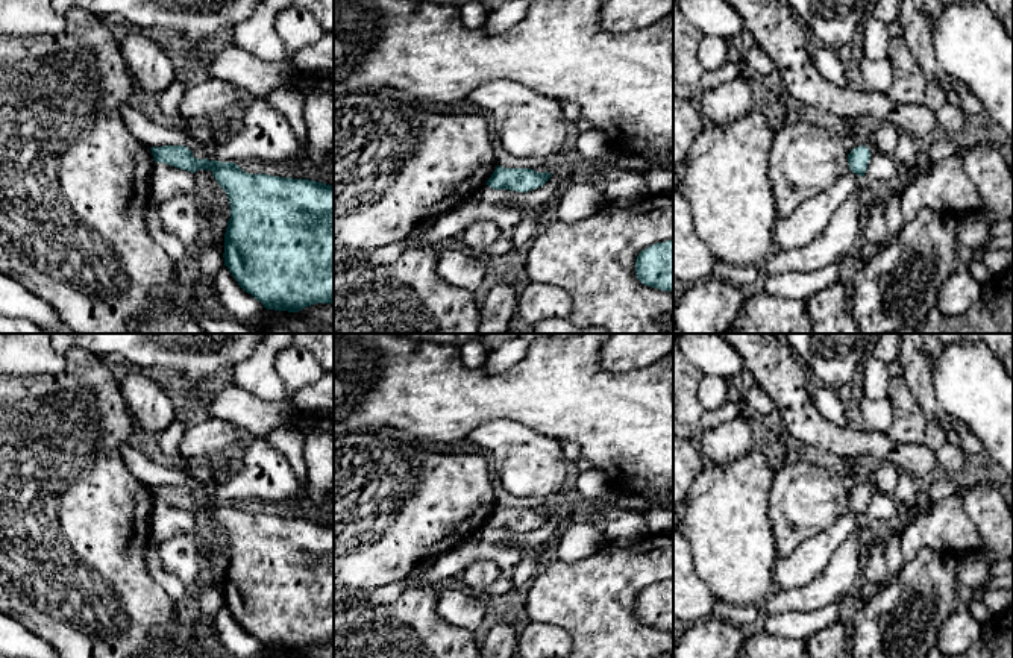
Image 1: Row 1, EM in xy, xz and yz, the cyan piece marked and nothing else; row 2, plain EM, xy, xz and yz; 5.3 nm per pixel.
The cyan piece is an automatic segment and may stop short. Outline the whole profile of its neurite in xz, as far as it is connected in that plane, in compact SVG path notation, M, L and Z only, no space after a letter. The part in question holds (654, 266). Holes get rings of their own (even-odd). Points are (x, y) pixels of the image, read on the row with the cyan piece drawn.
M673 240L641 250L635 259L637 279L661 291L673 291Z

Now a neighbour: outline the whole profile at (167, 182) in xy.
M155 162L150 176L152 200L159 205L179 196L196 196L196 176L191 171Z

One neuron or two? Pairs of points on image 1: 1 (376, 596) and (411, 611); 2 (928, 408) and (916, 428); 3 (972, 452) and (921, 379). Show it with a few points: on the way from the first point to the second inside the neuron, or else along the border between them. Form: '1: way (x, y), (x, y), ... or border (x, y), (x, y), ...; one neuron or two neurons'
1: border (410, 579), (393, 601), (355, 607); two neurons
2: border (906, 384), (918, 407), (940, 426), (945, 441); two neurons
3: way (959, 434), (925, 397); one neuron

